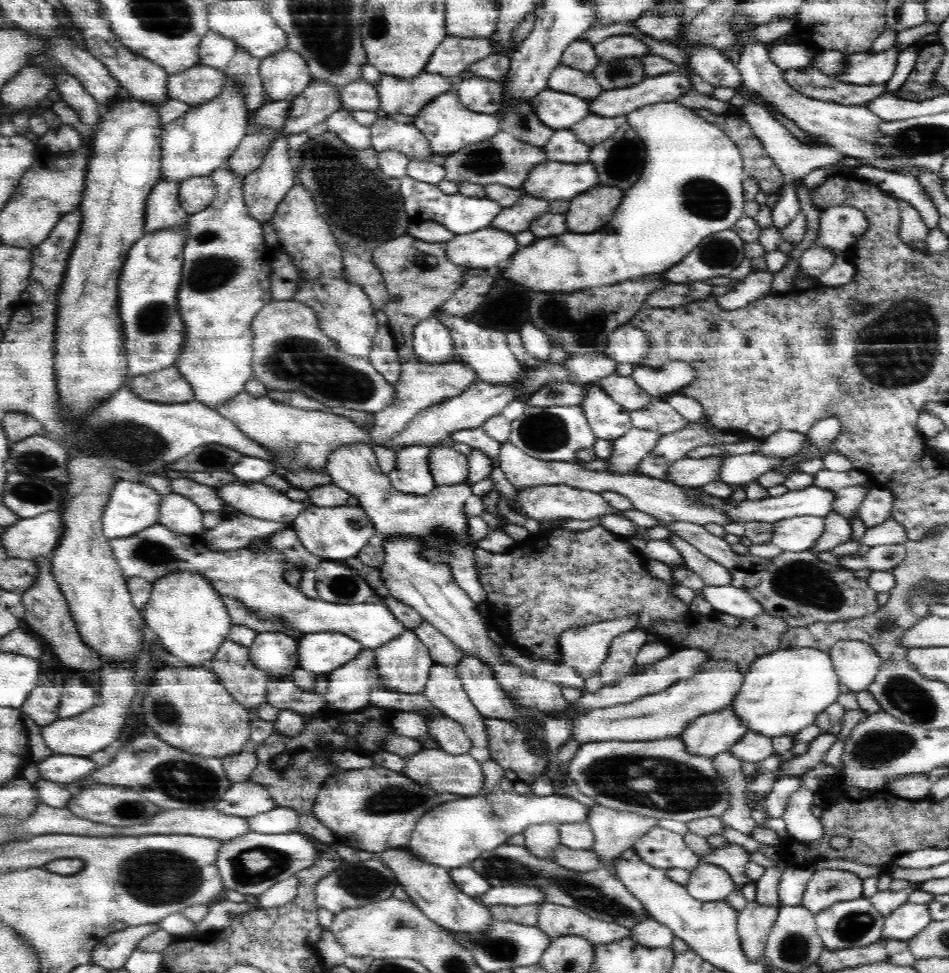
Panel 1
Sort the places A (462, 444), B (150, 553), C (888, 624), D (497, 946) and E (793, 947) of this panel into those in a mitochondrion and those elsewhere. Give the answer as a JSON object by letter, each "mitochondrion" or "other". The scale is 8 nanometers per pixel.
{"A":"other","B":"mitochondrion","C":"mitochondrion","D":"mitochondrion","E":"mitochondrion"}

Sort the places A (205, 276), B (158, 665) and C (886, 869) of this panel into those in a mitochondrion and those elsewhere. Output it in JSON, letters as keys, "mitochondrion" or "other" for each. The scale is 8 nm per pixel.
{"A":"mitochondrion","B":"other","C":"other"}

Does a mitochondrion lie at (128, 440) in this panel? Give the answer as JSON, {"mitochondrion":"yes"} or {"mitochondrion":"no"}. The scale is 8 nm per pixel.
{"mitochondrion":"yes"}

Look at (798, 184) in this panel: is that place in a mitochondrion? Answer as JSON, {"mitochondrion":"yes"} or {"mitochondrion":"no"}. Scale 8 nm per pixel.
{"mitochondrion":"no"}

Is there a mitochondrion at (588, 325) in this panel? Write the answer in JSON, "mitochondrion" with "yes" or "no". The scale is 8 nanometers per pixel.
{"mitochondrion":"yes"}

